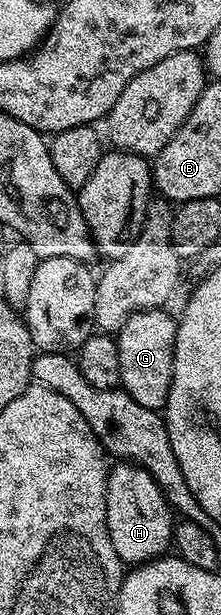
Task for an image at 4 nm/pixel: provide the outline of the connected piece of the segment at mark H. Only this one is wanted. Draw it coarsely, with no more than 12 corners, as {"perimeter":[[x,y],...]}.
{"perimeter":[[147,470],[107,475],[113,552],[128,567],[173,546],[173,507]]}

